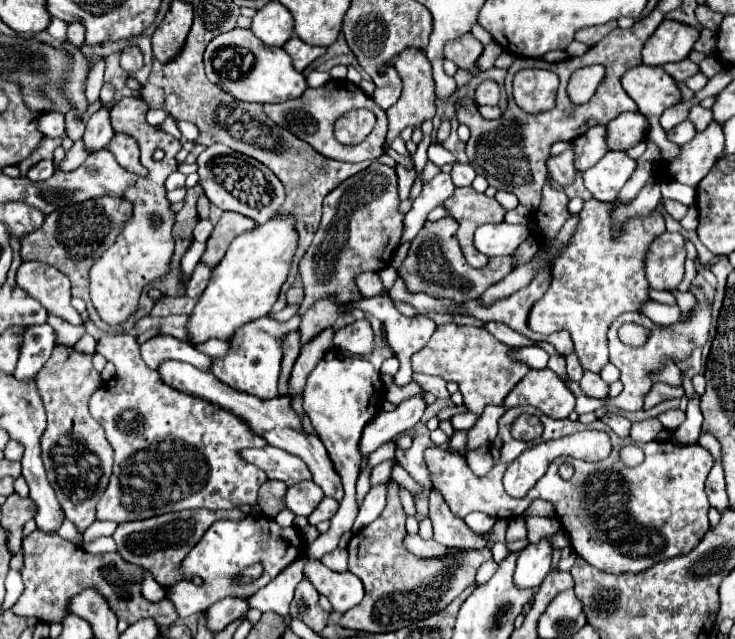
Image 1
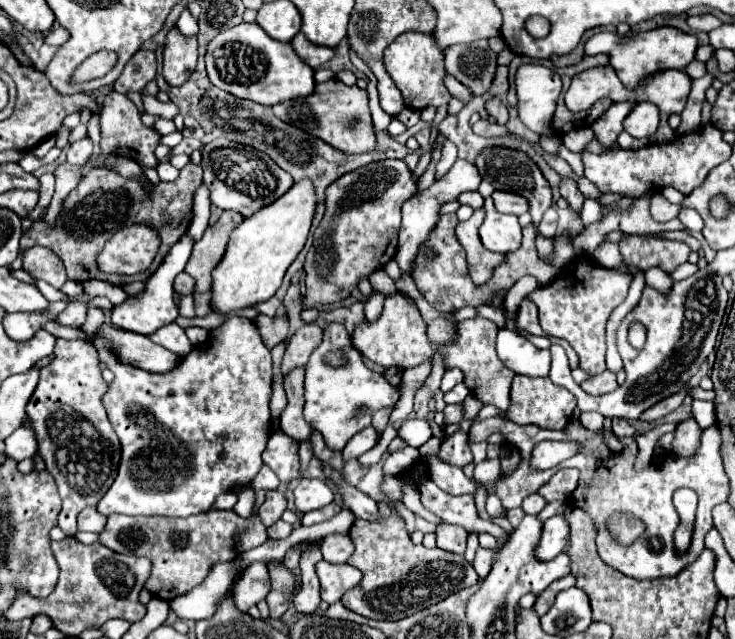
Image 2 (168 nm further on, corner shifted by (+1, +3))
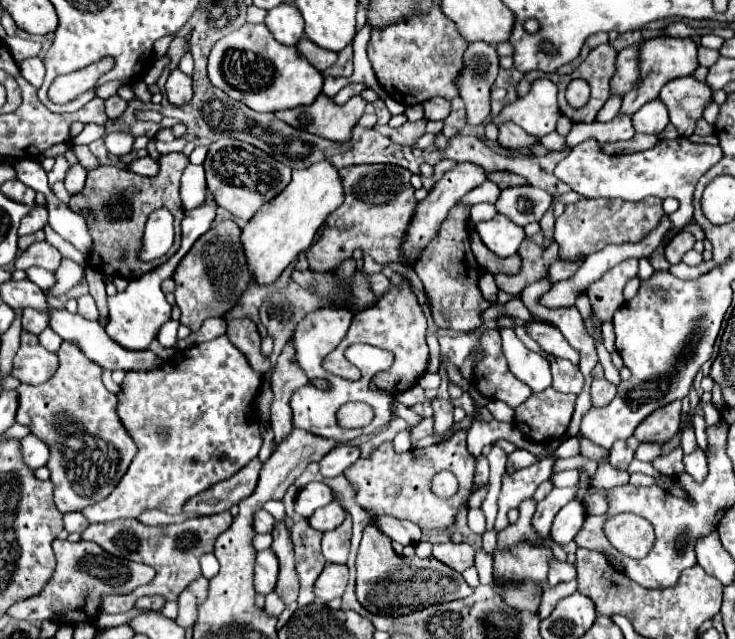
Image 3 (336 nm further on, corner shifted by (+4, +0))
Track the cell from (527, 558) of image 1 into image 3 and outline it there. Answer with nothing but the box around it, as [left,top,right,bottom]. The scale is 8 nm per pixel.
[551,499,587,545]

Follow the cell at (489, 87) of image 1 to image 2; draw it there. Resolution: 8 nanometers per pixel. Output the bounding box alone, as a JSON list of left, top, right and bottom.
[486,98,508,124]

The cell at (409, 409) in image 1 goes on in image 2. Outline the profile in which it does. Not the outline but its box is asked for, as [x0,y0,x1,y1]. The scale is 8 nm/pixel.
[342,426,378,460]

